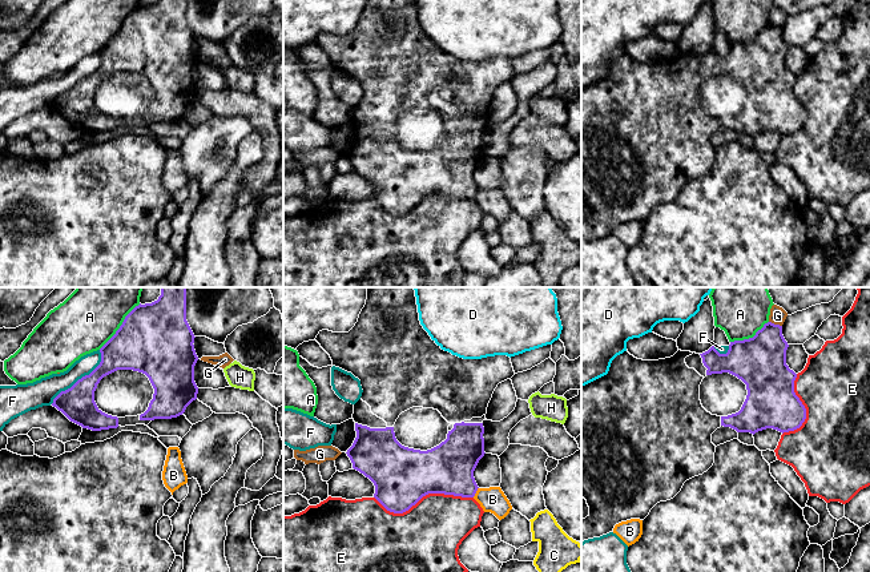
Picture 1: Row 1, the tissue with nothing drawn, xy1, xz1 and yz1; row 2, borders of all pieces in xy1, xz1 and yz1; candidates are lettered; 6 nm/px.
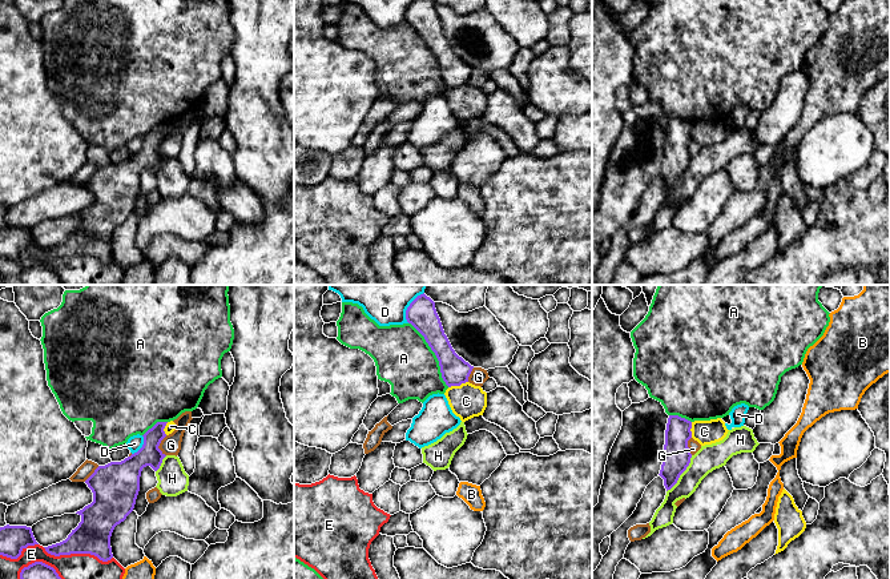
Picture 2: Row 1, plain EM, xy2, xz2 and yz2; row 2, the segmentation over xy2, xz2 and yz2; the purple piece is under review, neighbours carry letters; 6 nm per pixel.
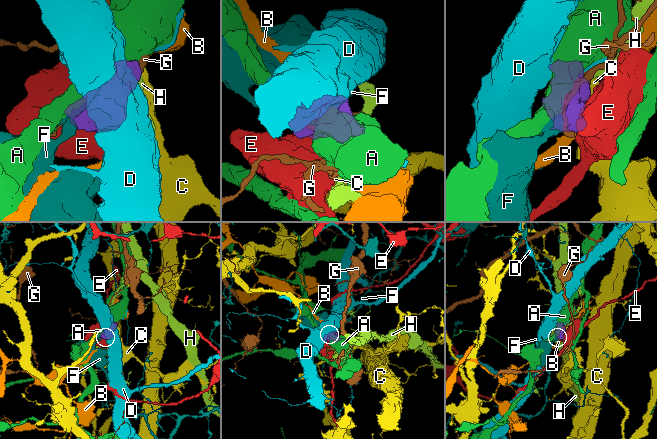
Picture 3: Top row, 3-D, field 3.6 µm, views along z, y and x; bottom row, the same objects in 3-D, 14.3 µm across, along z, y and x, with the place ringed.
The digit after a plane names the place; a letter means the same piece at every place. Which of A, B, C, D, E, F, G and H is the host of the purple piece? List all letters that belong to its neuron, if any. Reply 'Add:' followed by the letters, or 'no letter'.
Add: no letter

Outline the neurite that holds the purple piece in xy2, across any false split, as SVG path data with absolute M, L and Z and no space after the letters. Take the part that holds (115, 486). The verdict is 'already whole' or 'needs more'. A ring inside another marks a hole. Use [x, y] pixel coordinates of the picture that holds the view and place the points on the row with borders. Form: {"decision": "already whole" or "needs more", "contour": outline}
{"decision": "already whole", "contour": "M157 422L144 437L142 447L121 462L110 462L98 466L94 473L85 481L93 492L93 502L77 511L81 516L78 526L72 530L68 538L60 543L44 547L51 555L90 554L102 562L113 558L110 536L117 524L124 522L133 511L140 491L140 477L144 467L150 466L157 471L166 457L160 449L161 441L166 437L164 429L168 422Z"}

